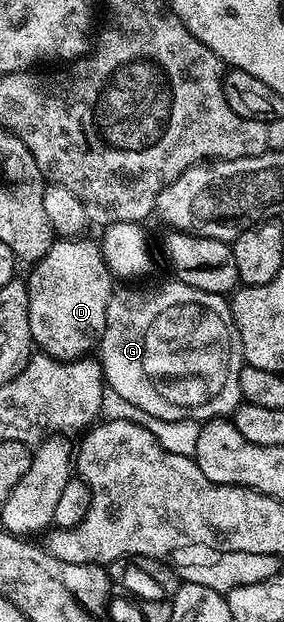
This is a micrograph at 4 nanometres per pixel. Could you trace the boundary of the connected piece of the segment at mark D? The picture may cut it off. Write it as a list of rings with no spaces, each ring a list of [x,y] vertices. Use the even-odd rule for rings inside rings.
[[[87,236],[65,238],[51,243],[49,252],[30,267],[31,275],[25,278],[29,292],[29,328],[32,343],[42,353],[61,362],[74,362],[98,347],[105,332],[105,312],[113,293],[113,275],[103,259],[98,241],[90,242]]]

